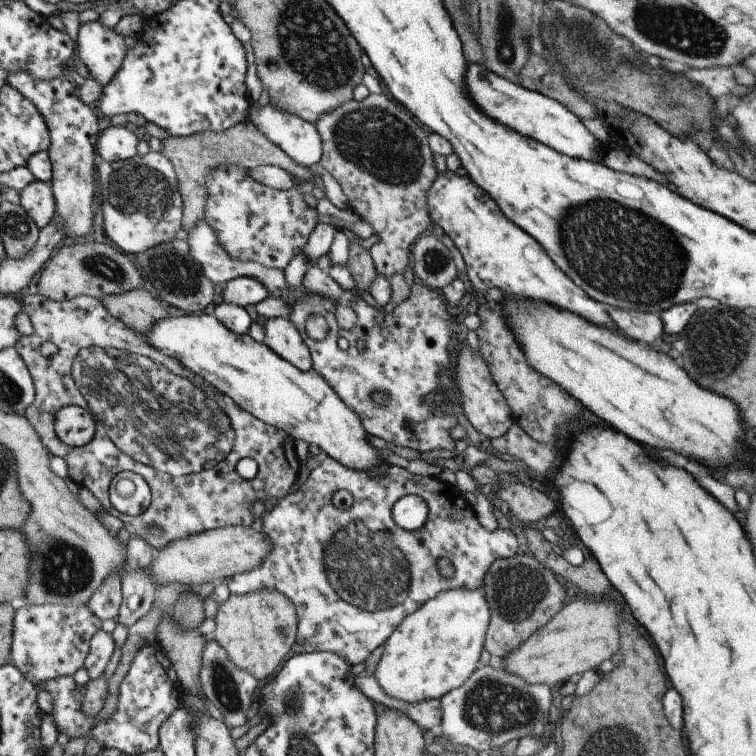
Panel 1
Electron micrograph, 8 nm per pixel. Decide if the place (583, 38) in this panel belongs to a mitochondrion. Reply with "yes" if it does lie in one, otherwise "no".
yes

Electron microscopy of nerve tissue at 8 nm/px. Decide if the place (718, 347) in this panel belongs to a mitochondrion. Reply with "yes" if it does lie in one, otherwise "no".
yes

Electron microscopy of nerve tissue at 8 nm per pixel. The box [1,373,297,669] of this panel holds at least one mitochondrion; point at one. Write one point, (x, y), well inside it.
(65, 571)

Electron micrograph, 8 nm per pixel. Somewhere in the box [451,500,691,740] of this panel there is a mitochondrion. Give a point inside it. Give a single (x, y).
(495, 706)

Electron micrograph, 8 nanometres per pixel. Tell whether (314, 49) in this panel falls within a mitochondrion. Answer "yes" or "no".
yes

